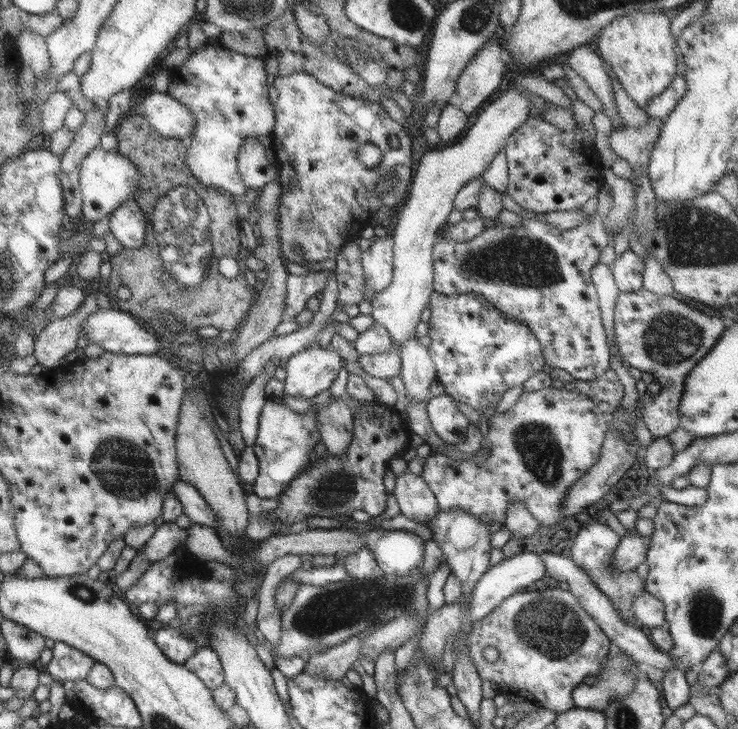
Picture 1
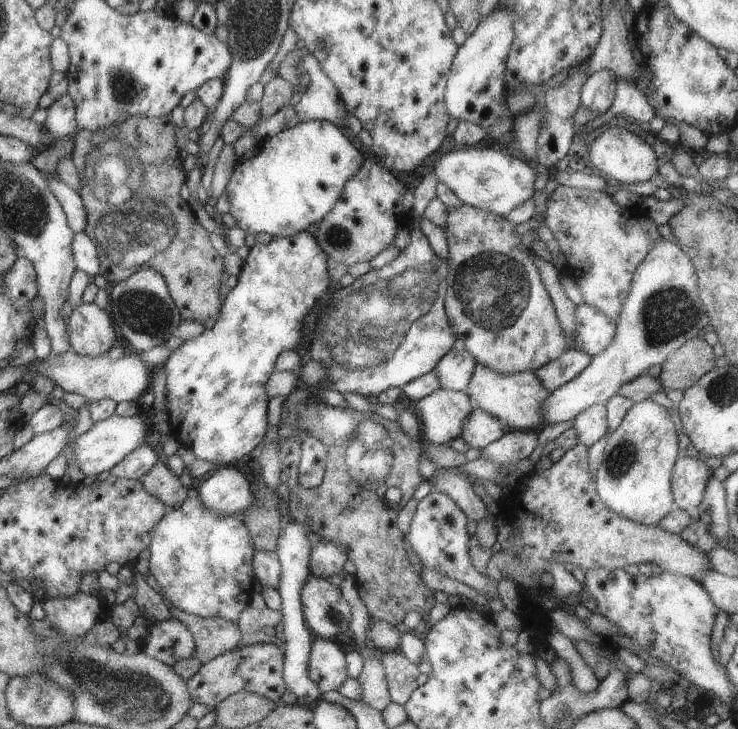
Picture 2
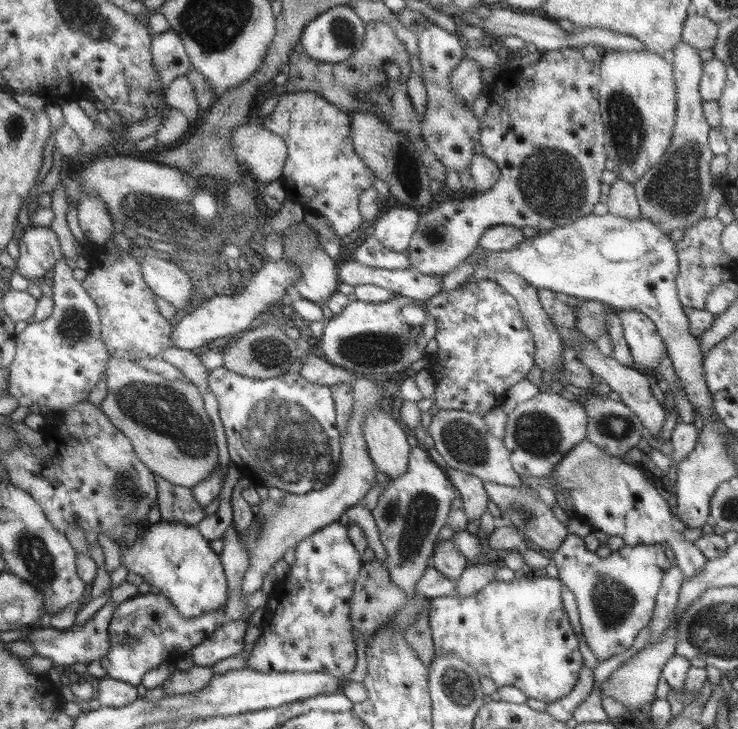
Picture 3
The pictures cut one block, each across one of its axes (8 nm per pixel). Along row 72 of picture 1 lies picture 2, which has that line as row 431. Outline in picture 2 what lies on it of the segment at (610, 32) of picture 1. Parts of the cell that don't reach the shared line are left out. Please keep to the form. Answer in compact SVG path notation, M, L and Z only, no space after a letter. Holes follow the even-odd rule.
M649 399L642 400L638 403L633 403L633 406L625 413L625 416L622 418L621 424L613 432L607 433L606 445L602 454L603 459L593 474L594 481L596 482L597 496L599 496L601 502L603 502L603 504L605 504L609 510L612 510L619 516L632 520L637 524L652 527L657 526L659 520L661 520L661 518L663 518L673 507L675 507L674 500L672 499L670 478L672 475L672 470L674 469L675 461L678 459L677 452L679 452L679 448L677 447L677 434L675 432L675 428L673 427L673 422L671 422L669 419L666 408L658 405L658 403L651 402Z

